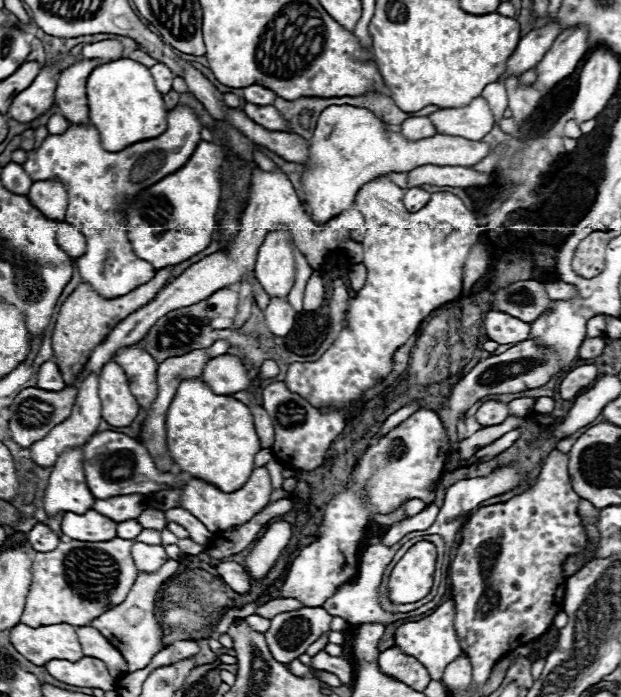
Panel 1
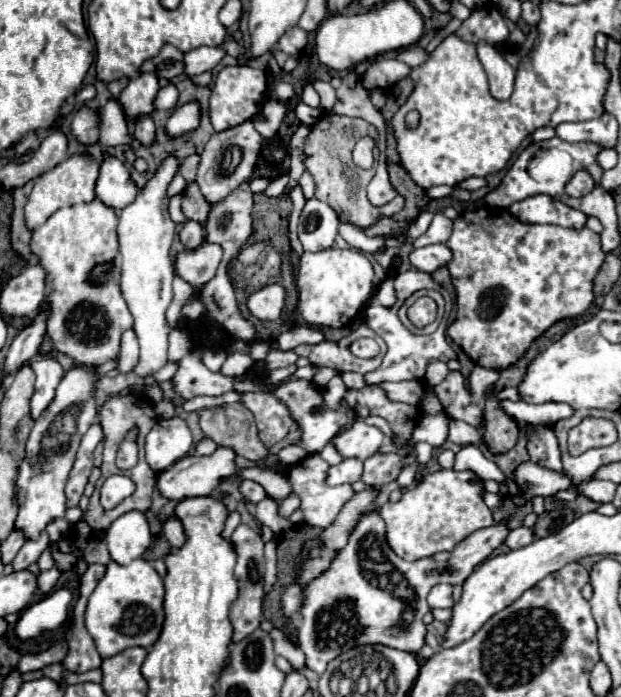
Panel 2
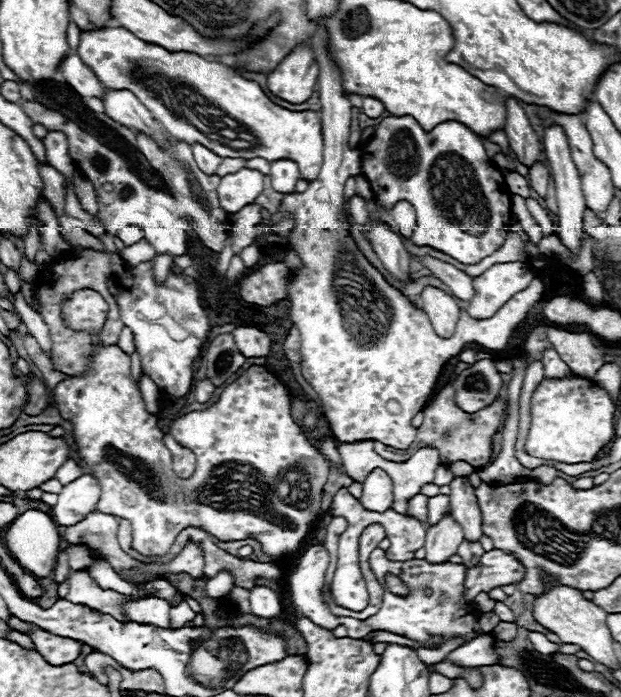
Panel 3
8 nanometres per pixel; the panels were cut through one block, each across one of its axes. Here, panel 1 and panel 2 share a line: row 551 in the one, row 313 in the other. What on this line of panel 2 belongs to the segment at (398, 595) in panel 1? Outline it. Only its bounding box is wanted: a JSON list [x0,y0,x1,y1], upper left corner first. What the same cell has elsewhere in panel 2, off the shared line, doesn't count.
[408,296,436,328]

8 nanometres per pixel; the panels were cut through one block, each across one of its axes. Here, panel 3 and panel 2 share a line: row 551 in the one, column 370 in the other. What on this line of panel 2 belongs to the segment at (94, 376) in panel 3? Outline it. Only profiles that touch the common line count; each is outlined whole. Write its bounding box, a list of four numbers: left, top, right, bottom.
[298,136,374,328]

